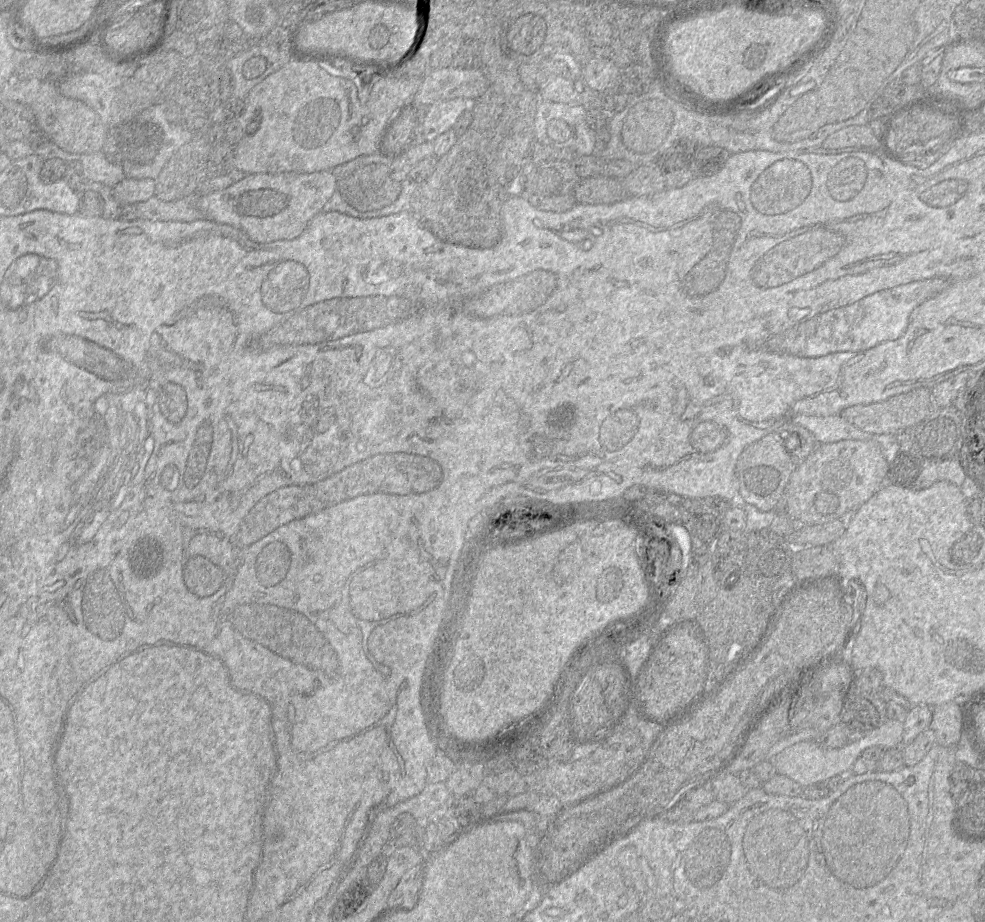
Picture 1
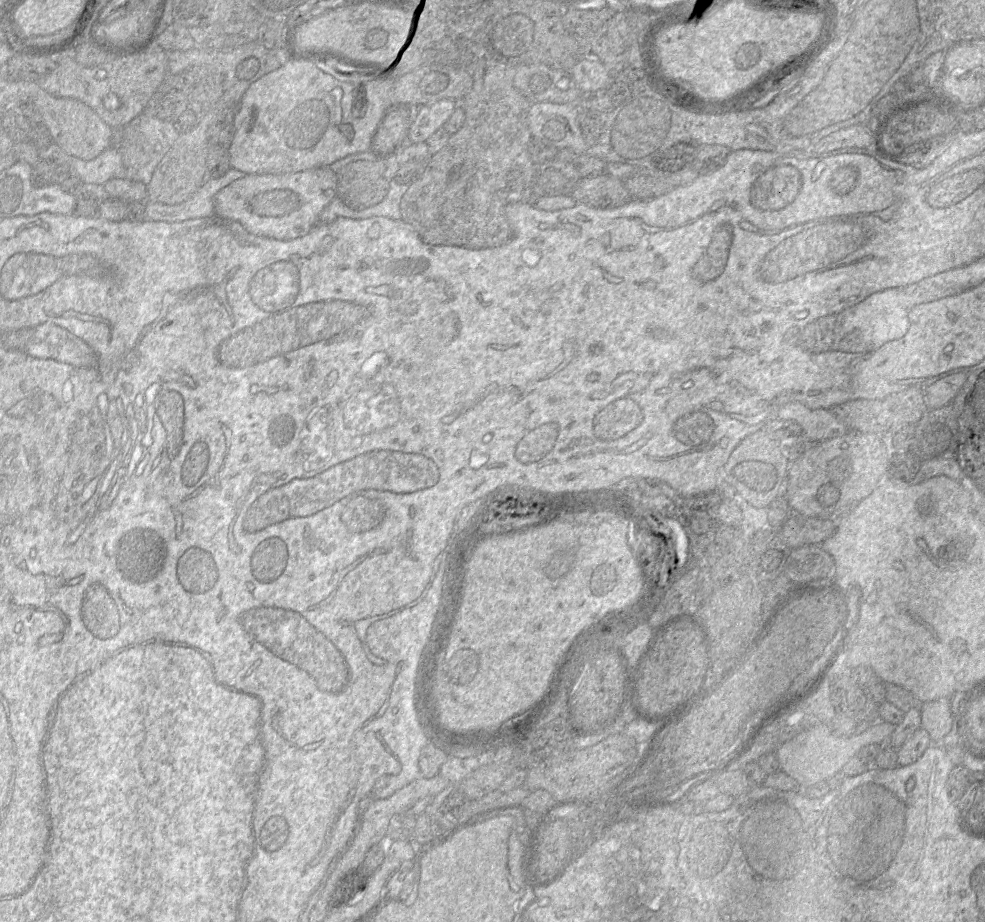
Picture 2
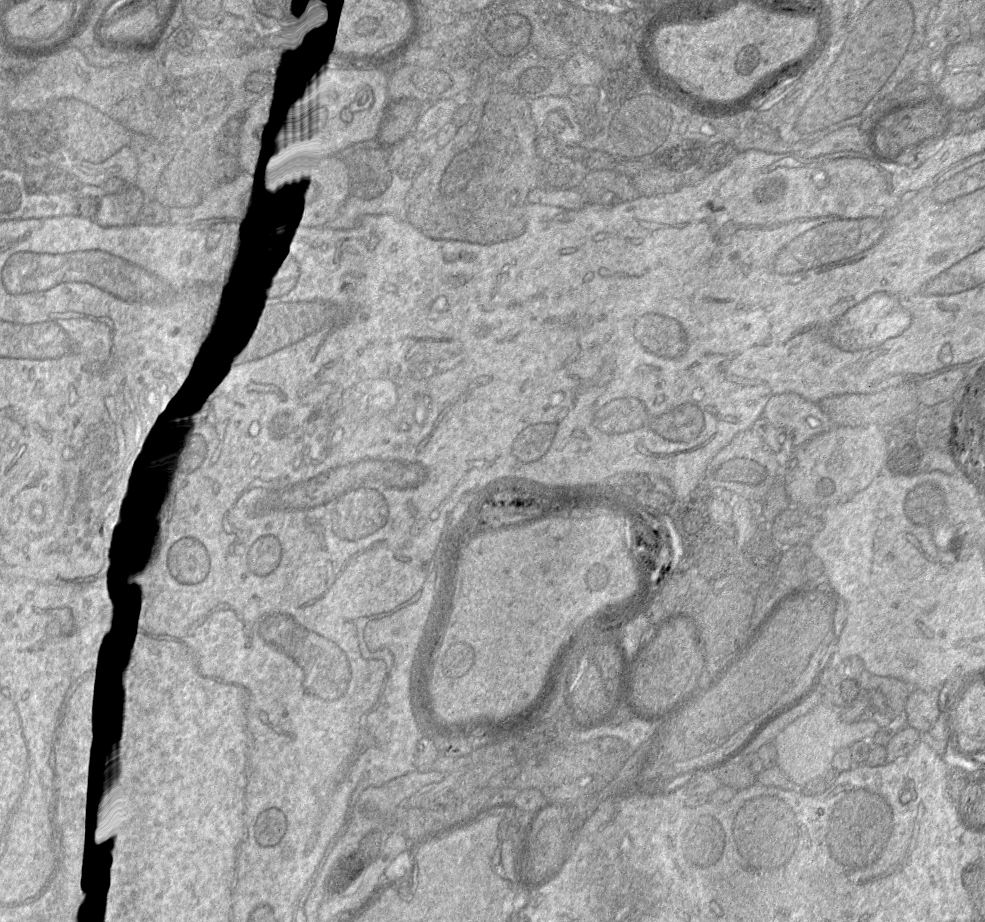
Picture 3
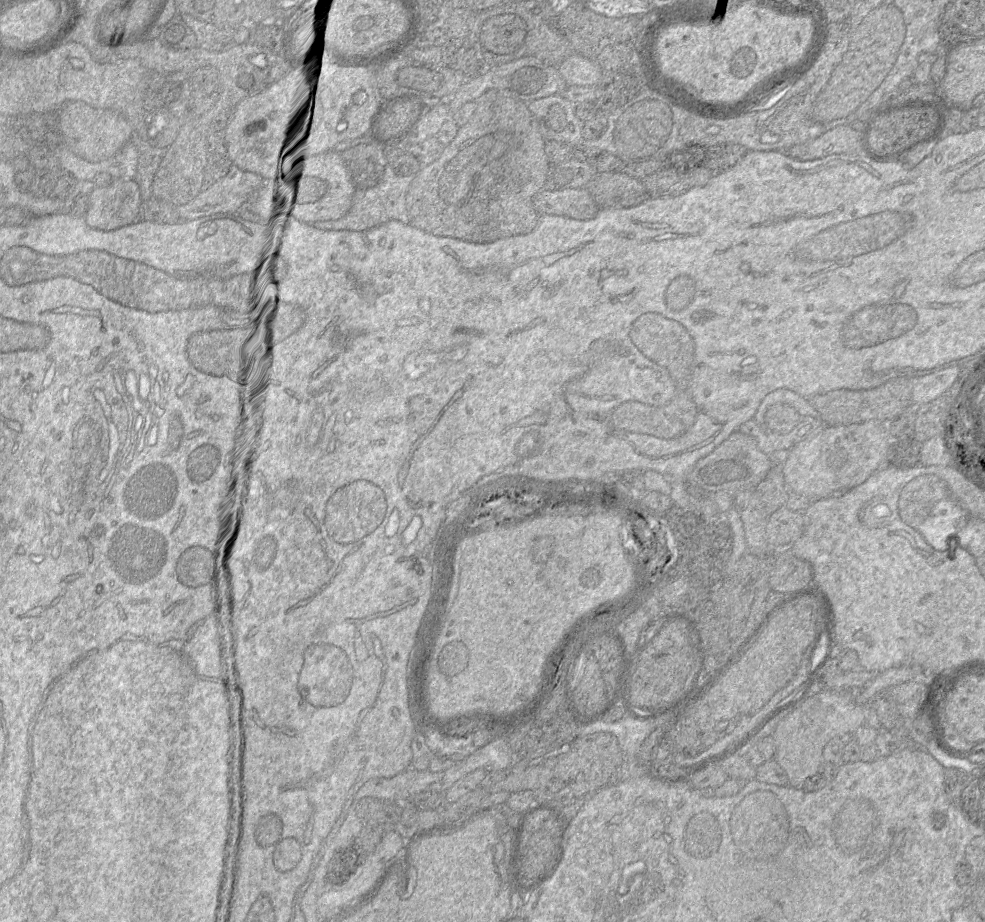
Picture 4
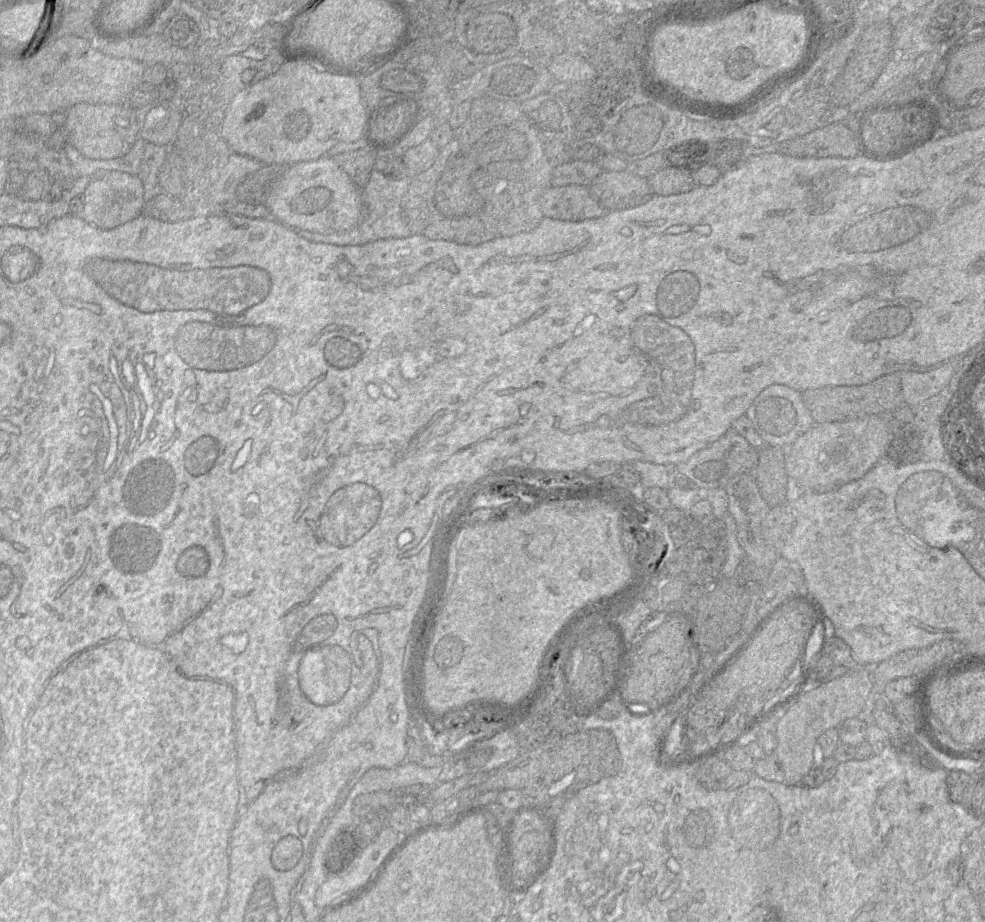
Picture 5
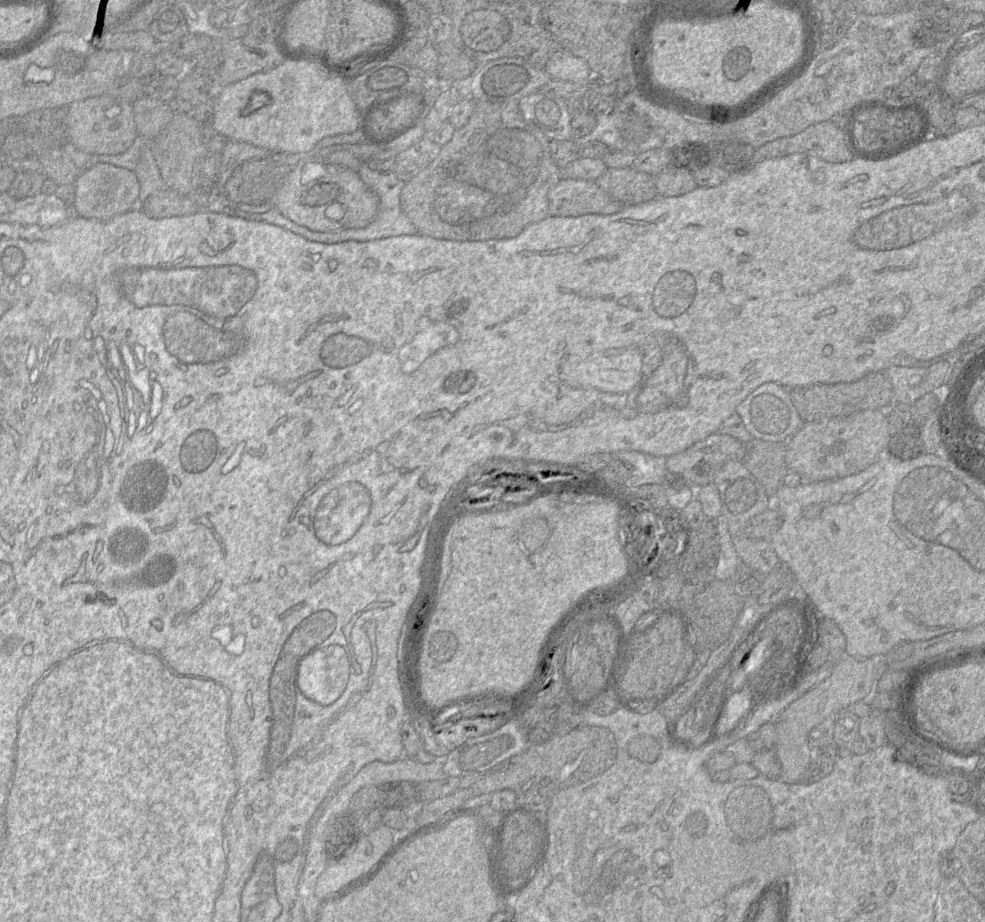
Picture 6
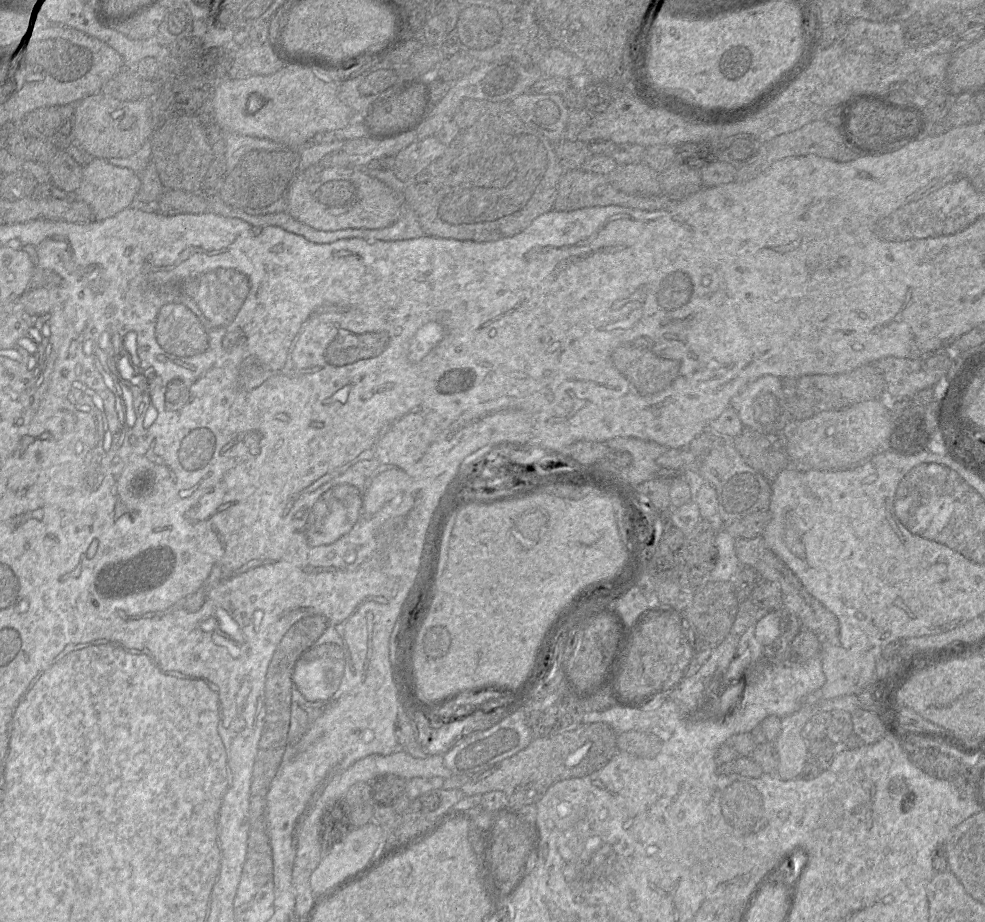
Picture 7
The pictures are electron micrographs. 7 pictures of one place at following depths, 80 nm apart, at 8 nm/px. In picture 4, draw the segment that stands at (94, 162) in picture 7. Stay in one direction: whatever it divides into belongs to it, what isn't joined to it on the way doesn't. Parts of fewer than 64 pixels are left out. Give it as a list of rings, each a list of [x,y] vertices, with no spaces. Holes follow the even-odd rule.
[[[113,179],[107,186],[95,186],[88,196],[89,208],[84,217],[91,228],[111,231],[139,220],[142,203],[140,187],[134,179]]]

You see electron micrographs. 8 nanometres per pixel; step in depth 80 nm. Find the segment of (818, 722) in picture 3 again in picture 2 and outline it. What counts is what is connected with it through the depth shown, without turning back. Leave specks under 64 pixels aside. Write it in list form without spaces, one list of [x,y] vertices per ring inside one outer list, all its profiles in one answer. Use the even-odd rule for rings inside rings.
[[[878,721],[861,734],[838,737],[831,732],[828,725],[821,724],[803,730],[779,746],[774,753],[779,762],[779,770],[795,779],[802,788],[807,788],[816,783],[827,781],[841,772],[844,765],[856,756],[863,746],[869,744],[889,746],[894,729],[895,725]]]

